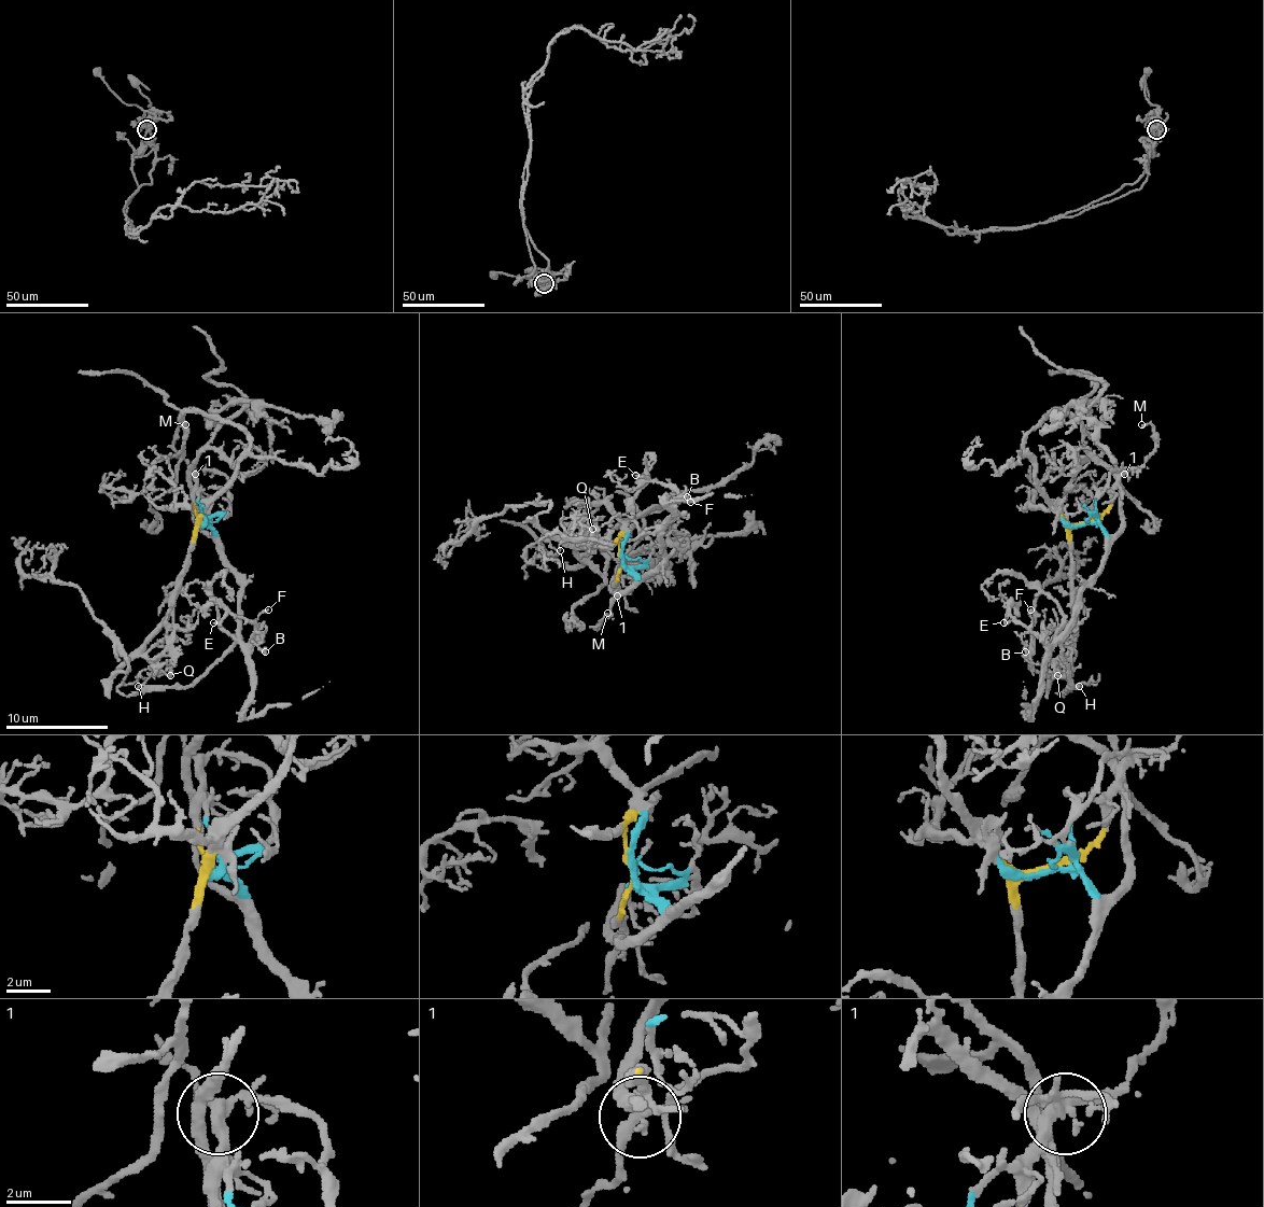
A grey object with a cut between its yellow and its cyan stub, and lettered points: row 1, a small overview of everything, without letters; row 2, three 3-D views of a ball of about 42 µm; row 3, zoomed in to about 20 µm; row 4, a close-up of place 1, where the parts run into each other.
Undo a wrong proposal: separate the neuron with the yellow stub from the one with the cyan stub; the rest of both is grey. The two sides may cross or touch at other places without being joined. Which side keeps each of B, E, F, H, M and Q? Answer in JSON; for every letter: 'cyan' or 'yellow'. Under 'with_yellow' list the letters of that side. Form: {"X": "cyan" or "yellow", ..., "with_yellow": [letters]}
{"B": "cyan", "E": "cyan", "F": "cyan", "H": "cyan", "M": "yellow", "Q": "yellow", "with_yellow": ["M", "Q"]}

